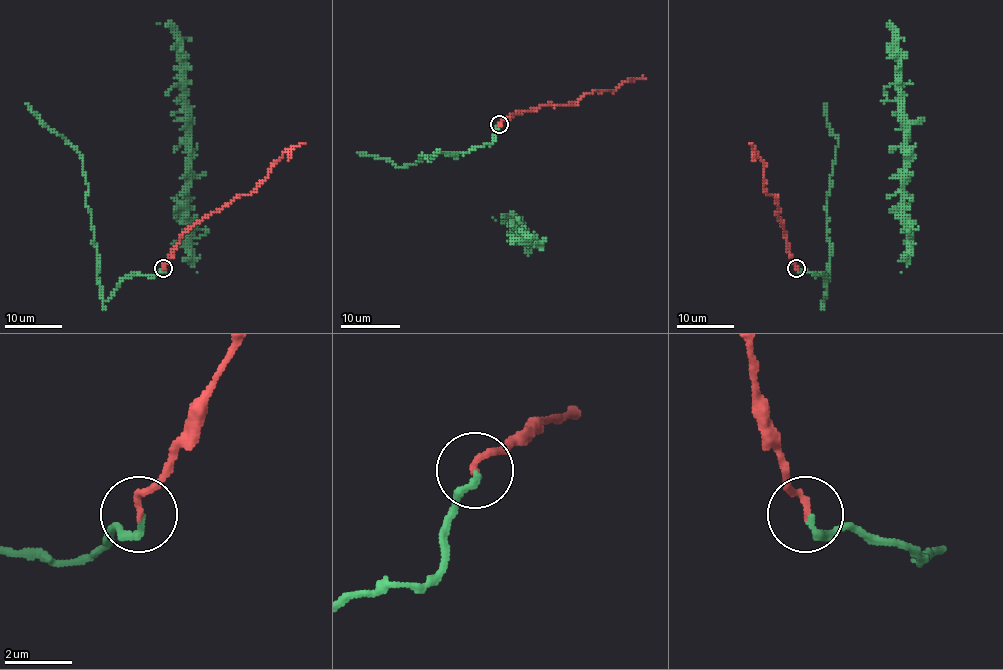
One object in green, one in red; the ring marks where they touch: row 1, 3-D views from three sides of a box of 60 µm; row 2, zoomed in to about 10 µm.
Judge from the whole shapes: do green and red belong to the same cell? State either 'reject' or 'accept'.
accept

